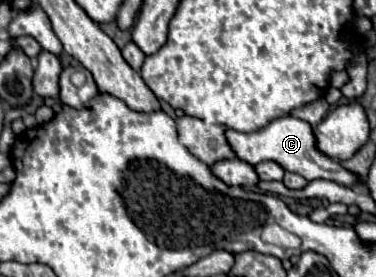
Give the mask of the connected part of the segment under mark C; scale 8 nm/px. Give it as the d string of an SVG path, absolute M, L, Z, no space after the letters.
M282 116L274 122L270 122L266 128L262 128L258 132L250 132L250 134L226 130L226 140L228 140L230 148L234 150L236 158L250 164L250 166L256 166L258 162L264 162L264 160L272 160L272 162L278 162L284 170L300 174L306 180L324 178L324 180L332 180L332 182L338 182L348 188L354 188L360 184L360 178L356 174L344 170L338 162L330 160L328 156L324 156L316 148L312 126L300 118L294 118L294 116Z

